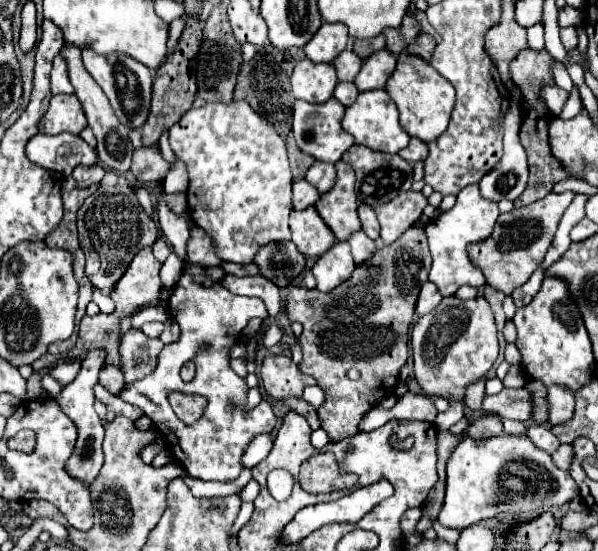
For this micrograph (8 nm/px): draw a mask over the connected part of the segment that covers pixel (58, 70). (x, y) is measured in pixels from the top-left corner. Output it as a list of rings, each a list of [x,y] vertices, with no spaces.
[[[61,54],[53,60],[53,70],[50,72],[50,85],[53,94],[73,94],[73,86],[71,86],[69,76],[67,76],[67,62],[65,62],[65,58]]]

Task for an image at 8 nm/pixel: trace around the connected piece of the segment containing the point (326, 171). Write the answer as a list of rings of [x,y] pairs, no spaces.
[[[315,162],[305,178],[309,184],[313,184],[319,194],[327,194],[333,184],[335,184],[335,166],[333,164],[325,164],[325,162]]]

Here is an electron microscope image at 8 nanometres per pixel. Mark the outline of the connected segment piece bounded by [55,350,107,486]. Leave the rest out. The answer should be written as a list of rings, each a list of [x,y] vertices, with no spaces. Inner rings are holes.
[[[91,350],[87,354],[87,358],[83,360],[83,368],[81,372],[77,374],[77,378],[65,386],[65,390],[55,398],[55,402],[61,406],[61,410],[75,422],[77,426],[77,442],[75,442],[75,450],[71,454],[71,458],[67,460],[67,466],[65,470],[69,472],[71,478],[75,480],[81,480],[85,486],[91,486],[93,480],[97,478],[101,466],[103,466],[103,452],[101,452],[101,444],[103,444],[103,426],[101,426],[101,418],[97,416],[95,408],[93,408],[93,402],[95,402],[95,394],[93,394],[93,384],[97,384],[97,378],[99,378],[99,370],[101,366],[105,364],[105,358],[107,358],[107,352],[105,350]]]

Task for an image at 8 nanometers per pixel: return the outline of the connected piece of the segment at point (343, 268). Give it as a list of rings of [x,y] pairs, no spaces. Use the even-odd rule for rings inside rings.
[[[337,242],[331,250],[327,250],[321,258],[317,258],[313,266],[313,276],[317,280],[317,290],[331,292],[339,284],[351,278],[355,270],[355,262],[347,242]]]

